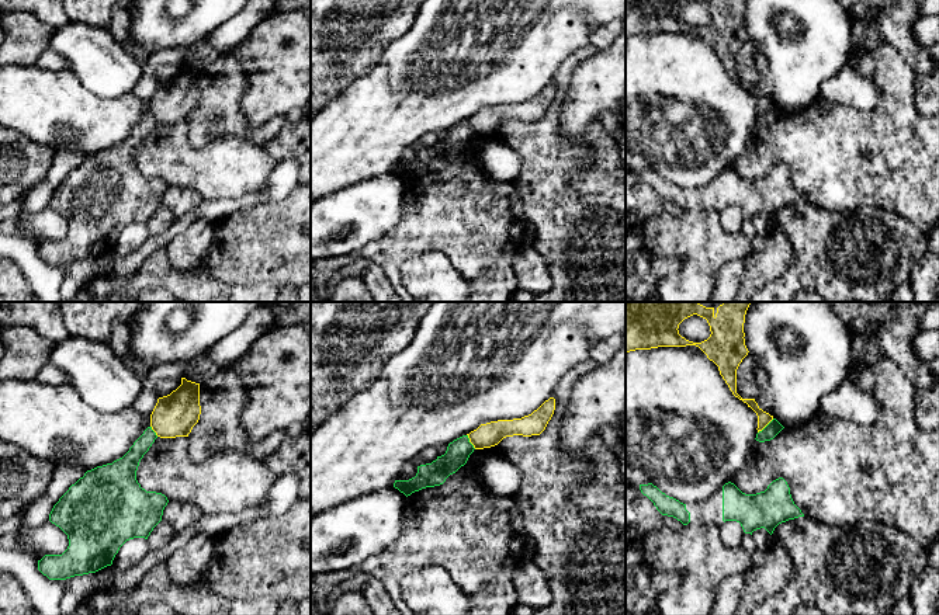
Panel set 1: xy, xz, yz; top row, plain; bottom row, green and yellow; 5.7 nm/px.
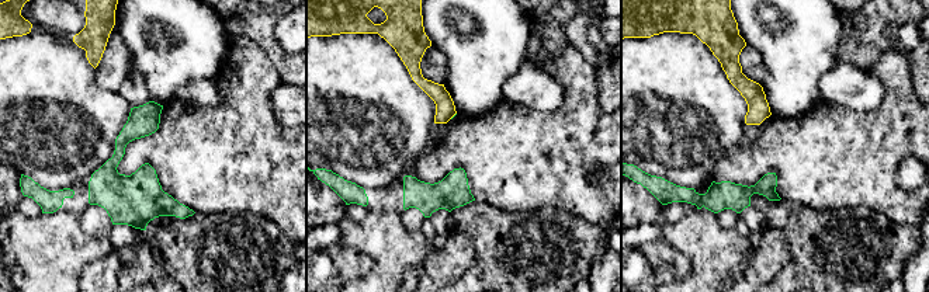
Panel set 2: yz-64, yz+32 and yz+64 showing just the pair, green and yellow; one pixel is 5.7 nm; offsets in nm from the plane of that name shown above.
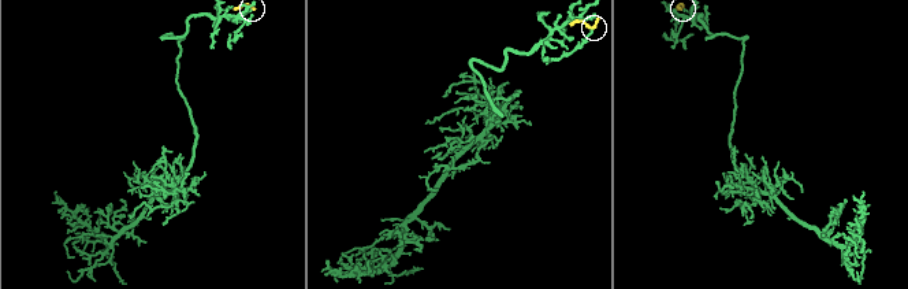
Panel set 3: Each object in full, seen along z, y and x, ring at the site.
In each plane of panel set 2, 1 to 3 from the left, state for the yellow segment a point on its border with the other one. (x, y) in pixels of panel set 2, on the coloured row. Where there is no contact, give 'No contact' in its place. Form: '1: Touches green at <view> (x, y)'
1: No contact
2: Touches green at yz+32 (454, 115)
3: No contact

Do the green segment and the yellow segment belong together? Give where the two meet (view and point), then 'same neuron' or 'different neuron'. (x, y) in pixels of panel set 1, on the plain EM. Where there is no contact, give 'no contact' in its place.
yz (766, 111) | different neuron

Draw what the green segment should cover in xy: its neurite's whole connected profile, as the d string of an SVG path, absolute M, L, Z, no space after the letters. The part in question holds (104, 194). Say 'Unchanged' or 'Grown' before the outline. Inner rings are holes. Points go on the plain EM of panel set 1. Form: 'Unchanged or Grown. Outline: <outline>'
Unchanged. Outline: M152 112L134 128L129 136L112 149L87 156L53 191L49 206L59 212L69 225L62 240L45 240L38 246L38 256L49 265L66 265L96 258L112 250L119 233L129 225L145 223L162 206L169 185L164 180L146 177L136 166L141 145L157 124Z

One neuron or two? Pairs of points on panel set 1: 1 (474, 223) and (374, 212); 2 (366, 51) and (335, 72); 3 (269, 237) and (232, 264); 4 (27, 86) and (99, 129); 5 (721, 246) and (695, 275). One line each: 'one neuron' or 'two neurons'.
1: two neurons
2: one neuron
3: one neuron
4: one neuron
5: one neuron

